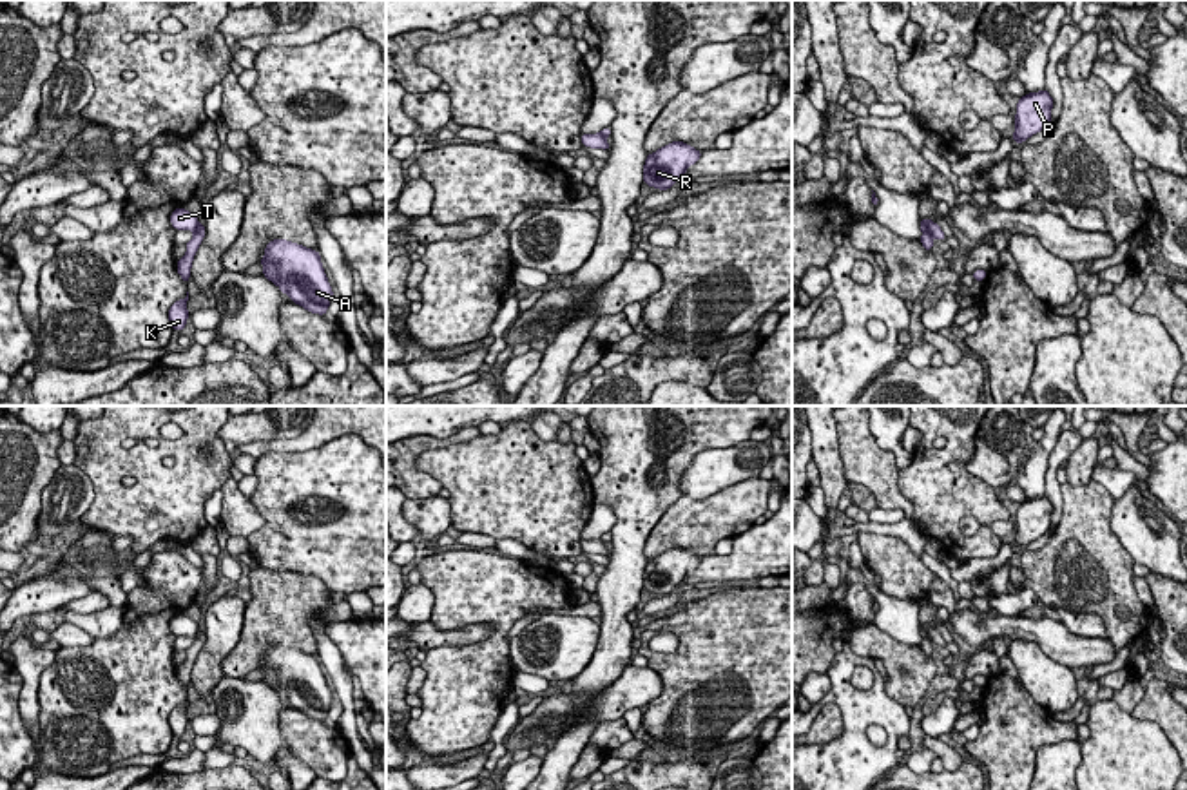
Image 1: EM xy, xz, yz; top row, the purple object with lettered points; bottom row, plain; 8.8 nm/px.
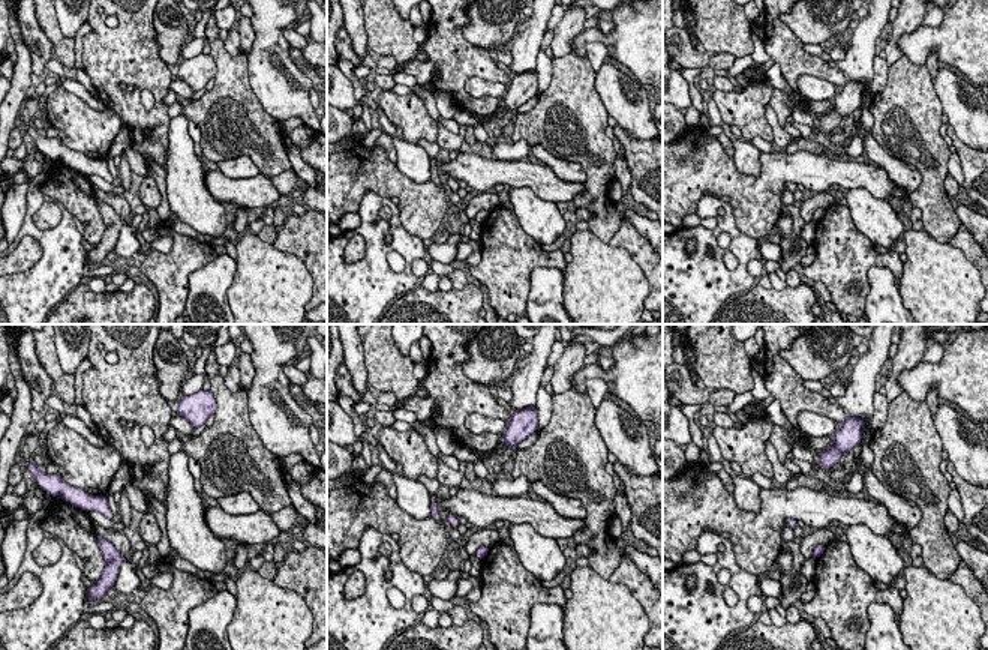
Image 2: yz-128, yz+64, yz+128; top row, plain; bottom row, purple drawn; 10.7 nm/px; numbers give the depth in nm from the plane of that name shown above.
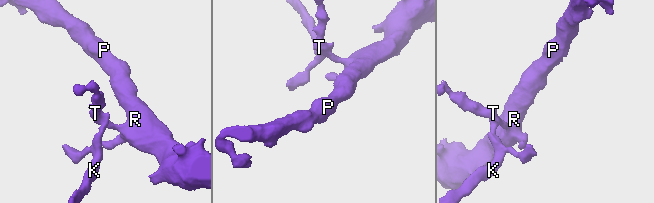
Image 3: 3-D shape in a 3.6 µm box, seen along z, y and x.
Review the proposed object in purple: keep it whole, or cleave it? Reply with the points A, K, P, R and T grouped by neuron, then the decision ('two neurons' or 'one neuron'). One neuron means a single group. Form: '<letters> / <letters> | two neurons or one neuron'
A P R T / K | two neurons

